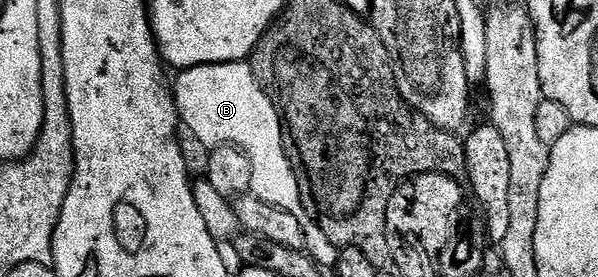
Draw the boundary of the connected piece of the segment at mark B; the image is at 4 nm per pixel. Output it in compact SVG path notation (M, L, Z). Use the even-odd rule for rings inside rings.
M249 62L205 63L179 70L177 75L178 80L173 80L172 90L181 126L185 130L187 127L206 149L239 147L252 165L252 194L260 201L268 201L268 205L276 205L292 213L292 217L300 221L307 244L319 242L322 230L302 206L297 177L290 158L284 153L282 117L275 112L273 101L256 81Z

